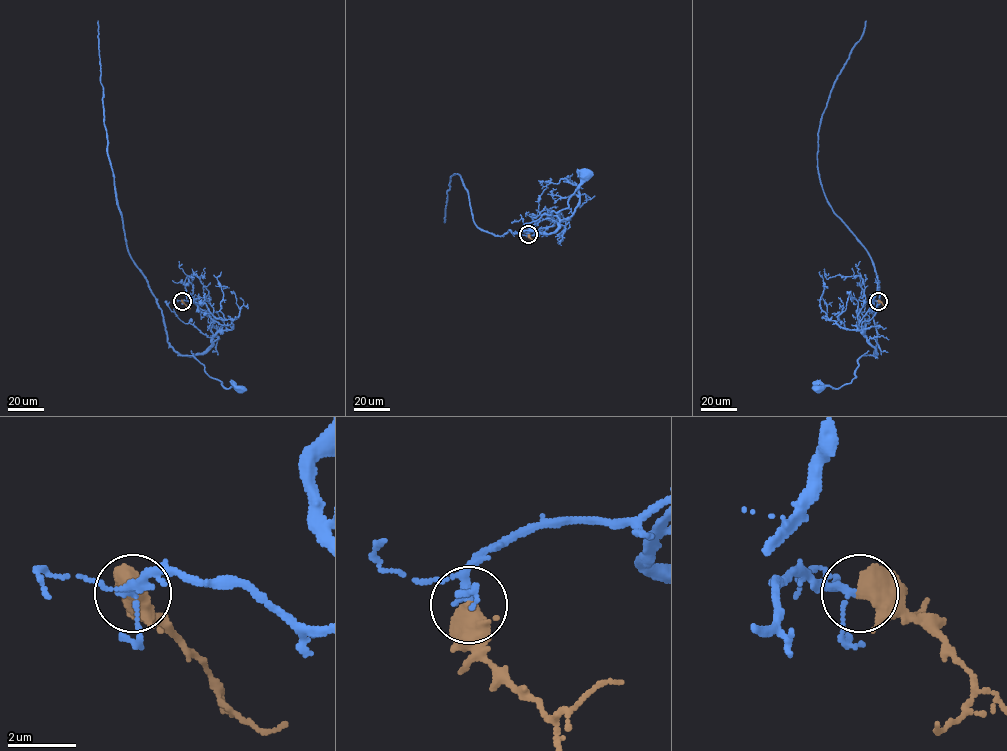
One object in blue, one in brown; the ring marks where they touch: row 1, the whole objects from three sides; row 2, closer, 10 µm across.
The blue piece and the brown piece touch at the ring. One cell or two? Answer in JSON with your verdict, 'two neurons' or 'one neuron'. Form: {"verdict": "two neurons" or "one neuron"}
{"verdict": "one neuron"}

